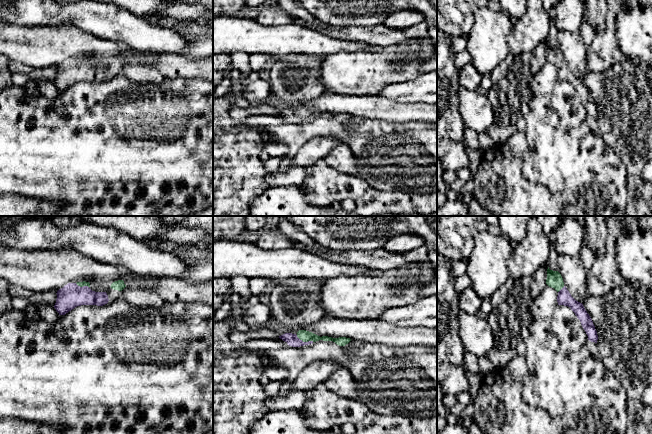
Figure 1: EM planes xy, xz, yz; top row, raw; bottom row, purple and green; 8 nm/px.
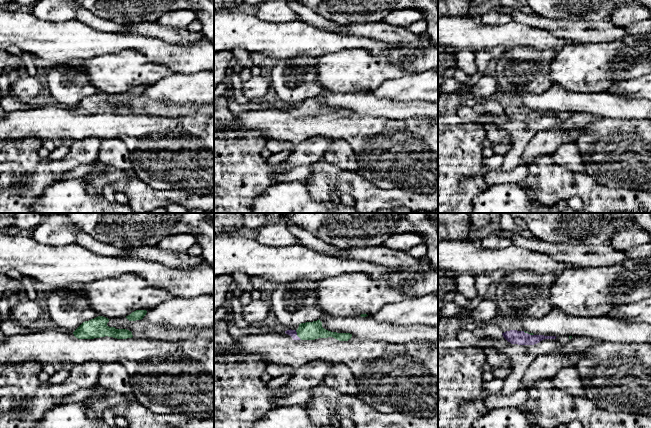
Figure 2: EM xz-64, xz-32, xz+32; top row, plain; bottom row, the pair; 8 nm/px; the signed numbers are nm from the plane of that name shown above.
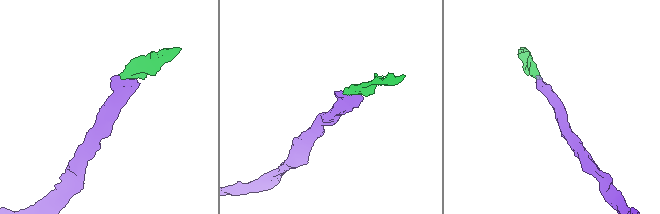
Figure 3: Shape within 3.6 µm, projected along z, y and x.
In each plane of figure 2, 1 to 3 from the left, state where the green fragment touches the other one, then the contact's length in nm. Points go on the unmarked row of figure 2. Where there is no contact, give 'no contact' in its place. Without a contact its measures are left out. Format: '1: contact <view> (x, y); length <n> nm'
1: no contact
2: contact xz-32 (296, 111); length 90 nm
3: contact xz+32 (527, 109); length 90 nm

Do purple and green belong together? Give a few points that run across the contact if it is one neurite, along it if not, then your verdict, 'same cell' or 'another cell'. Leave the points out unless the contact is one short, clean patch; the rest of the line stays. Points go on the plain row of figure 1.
line xz (292, 116), (305, 118), (305, 112); same cell

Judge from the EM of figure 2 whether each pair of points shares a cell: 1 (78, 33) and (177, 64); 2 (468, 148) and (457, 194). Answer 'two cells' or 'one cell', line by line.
1: one cell
2: one cell

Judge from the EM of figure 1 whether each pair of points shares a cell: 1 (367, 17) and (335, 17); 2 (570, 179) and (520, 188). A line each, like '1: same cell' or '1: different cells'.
1: same cell
2: different cells

